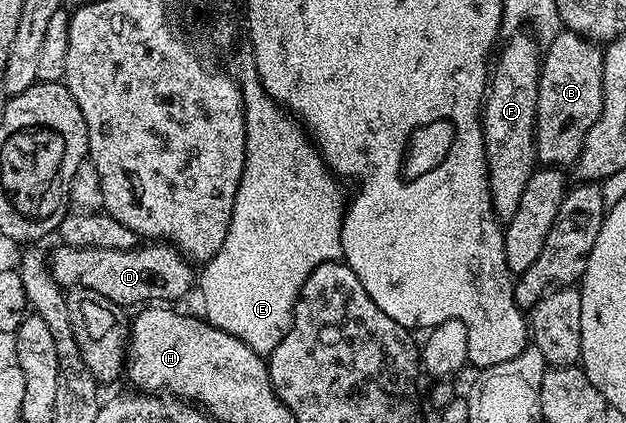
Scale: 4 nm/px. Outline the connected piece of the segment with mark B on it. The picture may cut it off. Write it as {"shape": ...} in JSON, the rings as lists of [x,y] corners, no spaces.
{"shape":[[[563,30],[549,40],[544,56],[540,61],[540,74],[538,76],[538,104],[536,105],[536,156],[539,164],[559,169],[573,168],[577,163],[584,137],[588,137],[588,129],[596,125],[600,117],[600,109],[604,101],[604,65],[602,57],[603,48],[599,44],[591,43],[583,35],[576,35],[572,31]]]}

